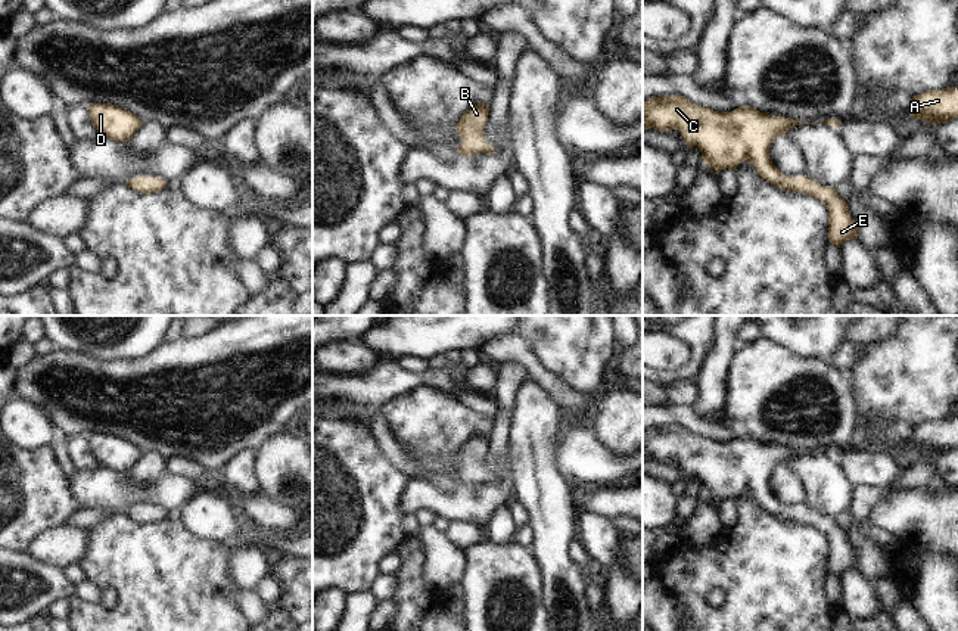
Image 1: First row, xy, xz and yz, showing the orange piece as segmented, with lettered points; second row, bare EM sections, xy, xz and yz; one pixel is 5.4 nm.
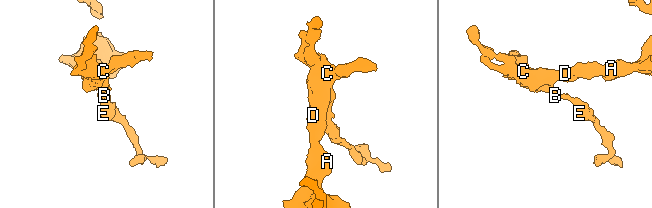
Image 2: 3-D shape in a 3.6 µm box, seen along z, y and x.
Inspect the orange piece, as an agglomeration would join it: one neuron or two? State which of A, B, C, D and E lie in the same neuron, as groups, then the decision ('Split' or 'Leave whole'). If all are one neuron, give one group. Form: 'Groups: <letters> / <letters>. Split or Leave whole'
Groups: A B C D E. Leave whole.

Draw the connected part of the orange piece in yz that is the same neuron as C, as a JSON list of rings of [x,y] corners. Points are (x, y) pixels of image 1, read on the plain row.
[[[684,426],[643,430],[643,464],[647,459],[654,459],[660,463],[678,460],[688,481],[697,476],[702,482],[703,494],[715,503],[721,503],[725,498],[735,500],[741,492],[747,491],[768,513],[787,522],[797,522],[819,529],[828,540],[828,572],[840,578],[843,572],[858,569],[858,557],[850,547],[847,532],[839,526],[836,519],[821,516],[809,507],[789,507],[783,504],[769,488],[769,478],[775,467],[786,466],[790,459],[802,454],[814,453],[799,453],[793,448],[768,445],[750,436],[738,436],[731,442],[718,442],[697,436]]]

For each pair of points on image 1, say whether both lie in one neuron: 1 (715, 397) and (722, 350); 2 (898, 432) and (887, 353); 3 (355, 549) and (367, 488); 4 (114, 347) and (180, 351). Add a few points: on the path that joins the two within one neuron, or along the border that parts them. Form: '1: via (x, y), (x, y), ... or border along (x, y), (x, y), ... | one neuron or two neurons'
1: via (715, 385), (715, 366), (718, 361) | one neuron
2: border along (862, 419), (885, 417), (910, 429) | two neurons
3: via (358, 534), (366, 519), (366, 503) | one neuron
4: border along (164, 339), (143, 356), (118, 361) | two neurons

